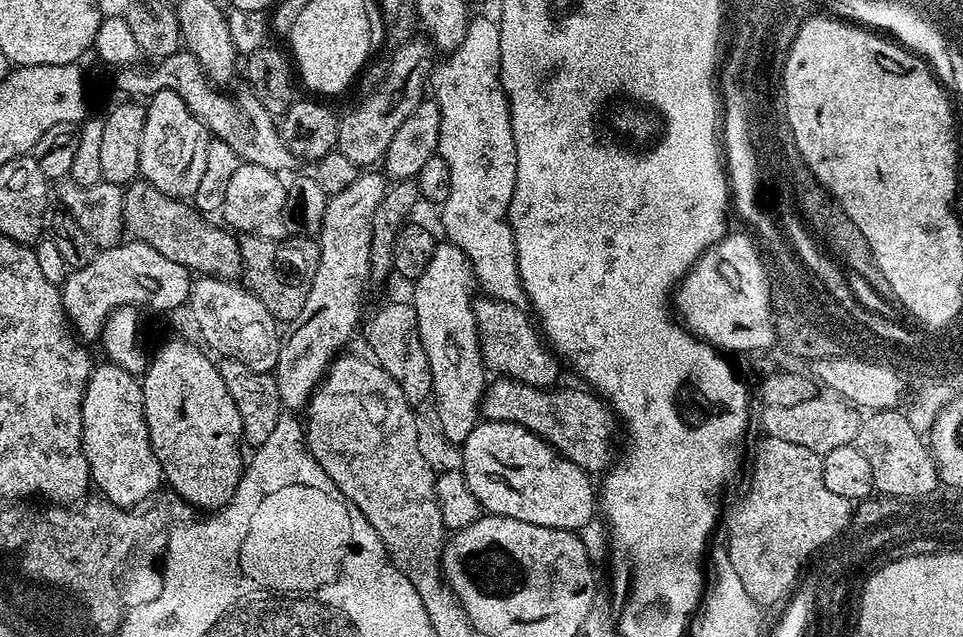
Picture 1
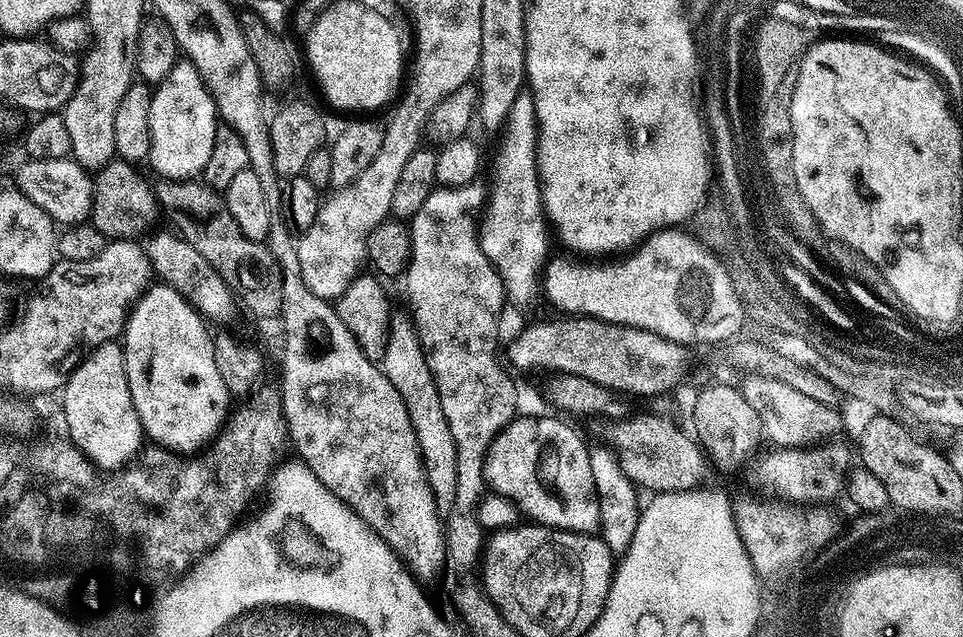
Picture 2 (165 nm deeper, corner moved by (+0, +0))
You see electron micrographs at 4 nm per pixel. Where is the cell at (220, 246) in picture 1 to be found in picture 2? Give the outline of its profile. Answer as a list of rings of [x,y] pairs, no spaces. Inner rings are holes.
[[[113,158],[105,168],[95,173],[90,223],[109,241],[143,237],[153,227],[151,224],[155,222],[156,215],[161,215],[162,209],[156,203],[155,187],[144,181],[140,170],[127,160]]]

